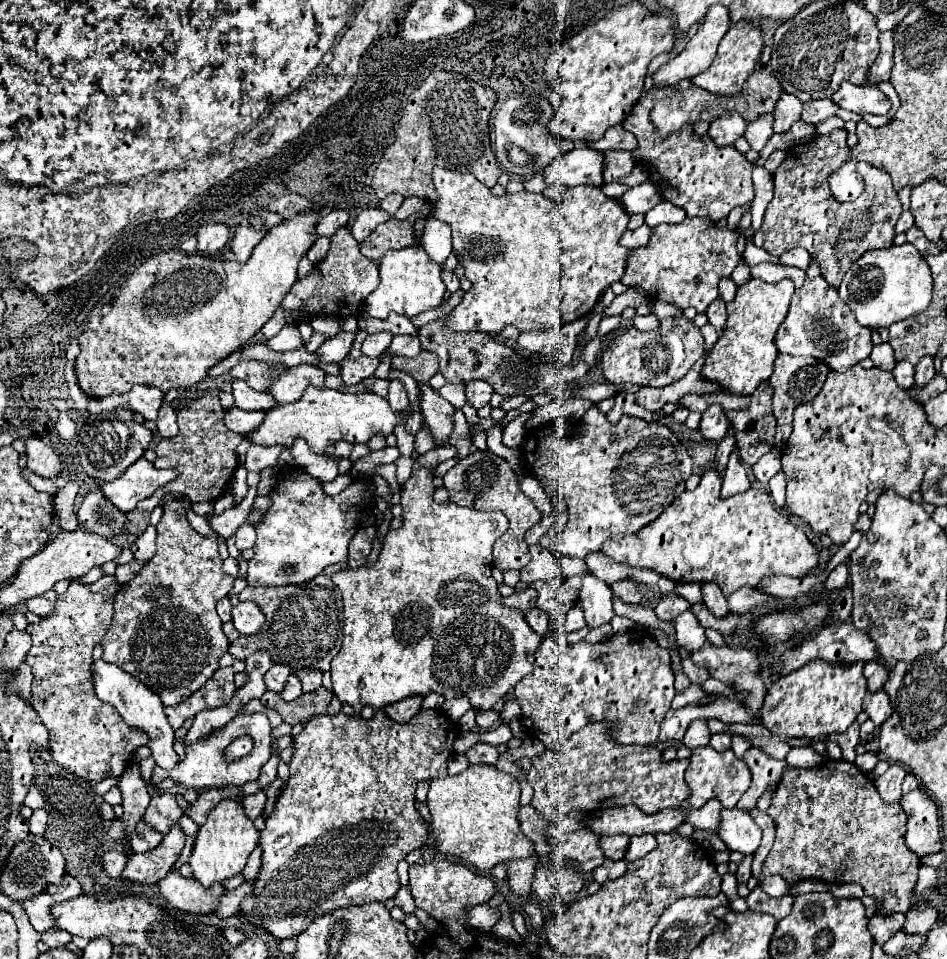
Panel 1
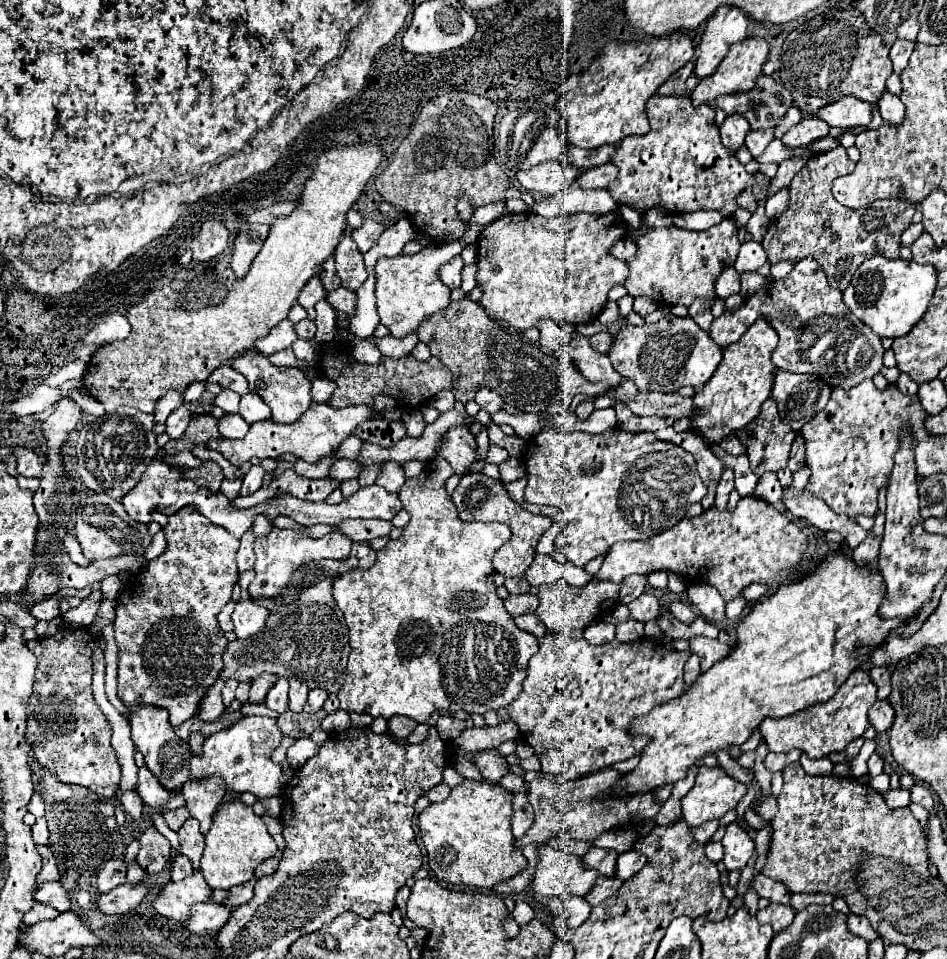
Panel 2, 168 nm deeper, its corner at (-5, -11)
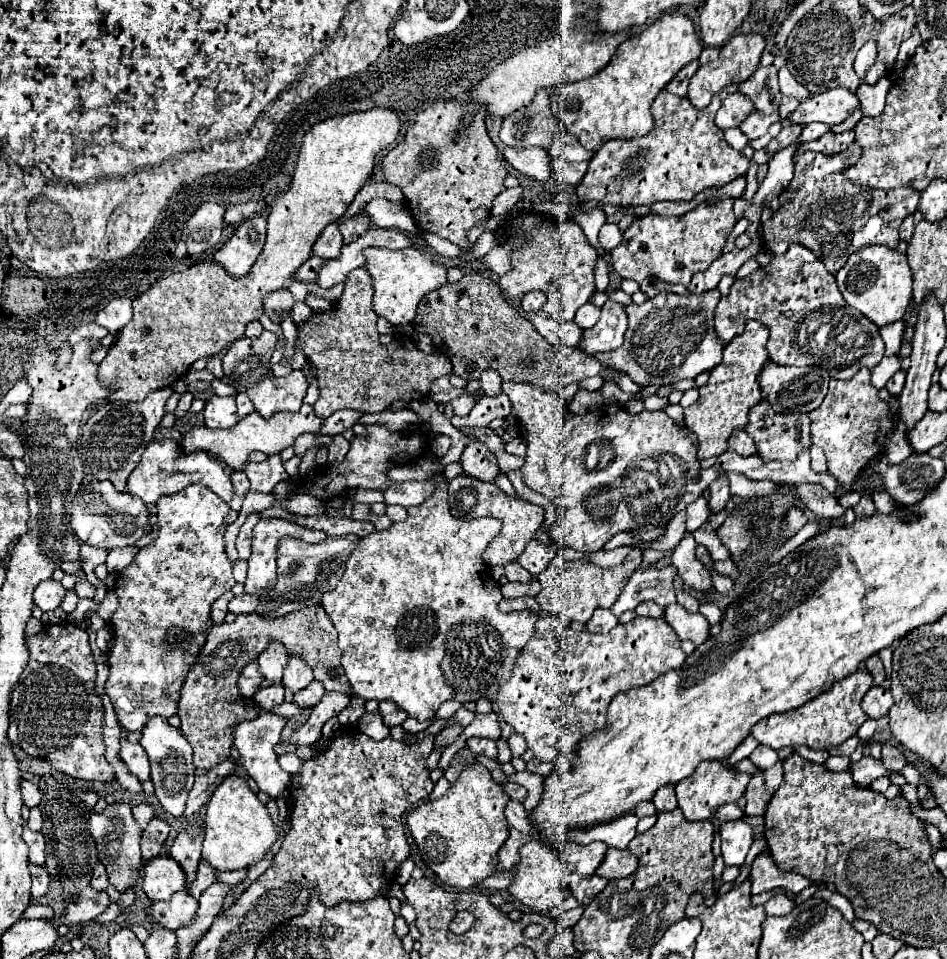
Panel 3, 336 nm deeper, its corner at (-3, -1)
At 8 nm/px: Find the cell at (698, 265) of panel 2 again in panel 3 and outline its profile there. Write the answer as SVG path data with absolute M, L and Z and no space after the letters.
M723 197L713 205L699 205L697 209L679 217L647 215L635 219L623 233L621 245L611 251L613 269L621 277L637 283L645 279L661 279L669 285L683 283L683 287L689 287L695 273L705 271L713 259L723 255L725 241L735 225L731 207L733 199Z

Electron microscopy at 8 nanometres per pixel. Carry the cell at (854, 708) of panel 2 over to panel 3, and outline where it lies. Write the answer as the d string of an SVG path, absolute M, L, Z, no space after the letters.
M859 667L855 673L851 673L849 677L845 677L843 681L837 681L829 691L825 691L823 695L811 699L809 703L781 713L781 715L769 715L765 719L761 719L751 735L761 743L767 745L771 749L779 749L779 747L799 747L799 745L807 745L809 749L829 749L835 745L841 745L845 739L853 737L857 733L857 729L865 723L867 715L861 709L861 697L871 689L873 679L871 673L867 673L865 667Z

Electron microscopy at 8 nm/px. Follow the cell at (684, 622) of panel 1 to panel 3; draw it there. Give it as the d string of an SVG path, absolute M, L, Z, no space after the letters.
M703 603L703 605L699 607L699 613L701 613L711 625L721 623L721 619L723 619L723 611L721 611L717 605L711 605L711 603Z

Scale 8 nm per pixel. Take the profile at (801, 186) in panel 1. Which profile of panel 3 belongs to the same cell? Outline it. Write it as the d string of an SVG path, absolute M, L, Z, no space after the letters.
M851 145L847 151L831 157L815 151L799 155L789 187L763 207L763 243L773 255L787 253L791 243L799 243L811 249L835 275L847 263L847 257L861 247L887 245L889 249L897 249L899 225L917 209L919 193L907 187L885 191L847 185L847 181L841 179L841 171L849 165L849 157L859 153L859 147Z

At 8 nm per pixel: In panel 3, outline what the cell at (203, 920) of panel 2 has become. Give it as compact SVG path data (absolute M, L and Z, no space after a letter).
M179 891L171 897L171 901L155 901L153 903L153 917L163 927L177 931L185 925L189 925L197 917L199 901L185 891Z

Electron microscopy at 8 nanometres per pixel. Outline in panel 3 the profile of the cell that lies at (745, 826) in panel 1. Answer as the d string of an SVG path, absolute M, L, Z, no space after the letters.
M741 819L721 825L721 855L725 865L741 865L753 843L753 831Z

